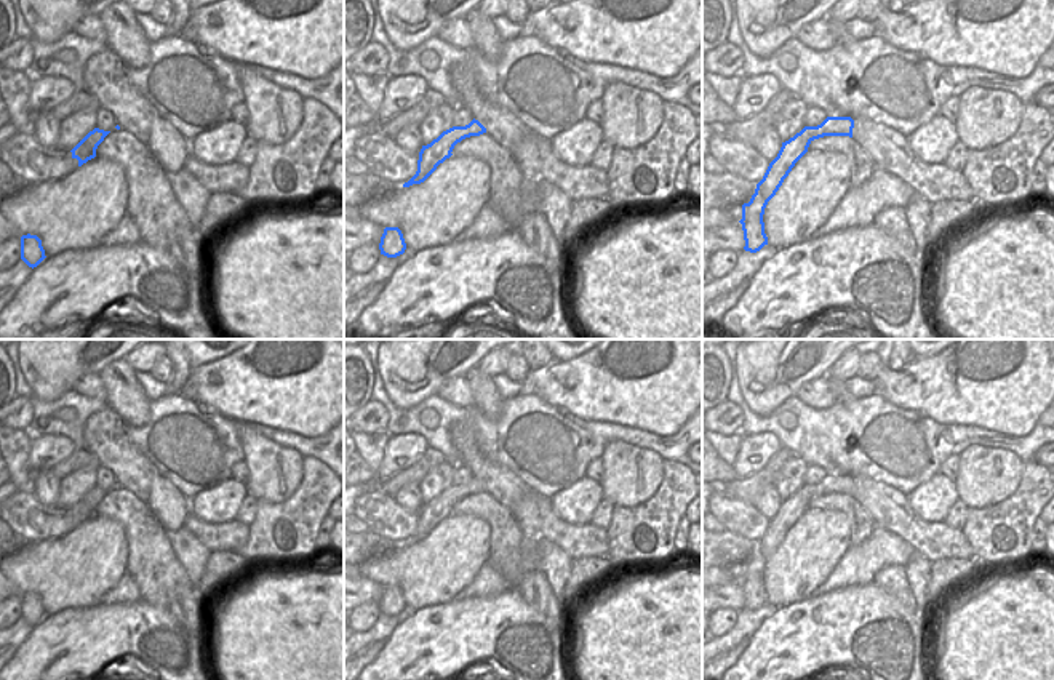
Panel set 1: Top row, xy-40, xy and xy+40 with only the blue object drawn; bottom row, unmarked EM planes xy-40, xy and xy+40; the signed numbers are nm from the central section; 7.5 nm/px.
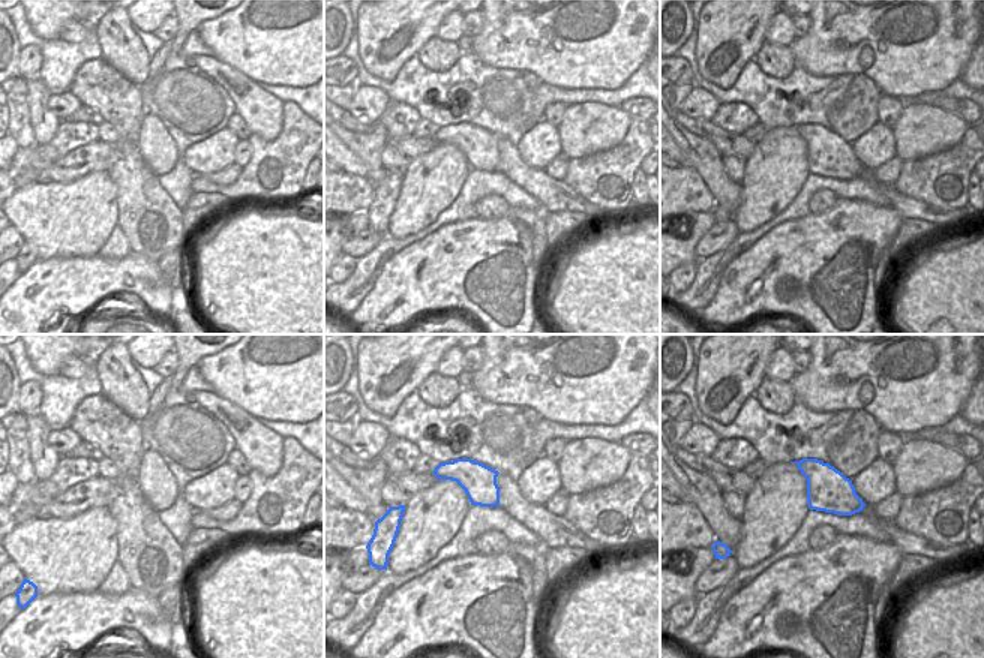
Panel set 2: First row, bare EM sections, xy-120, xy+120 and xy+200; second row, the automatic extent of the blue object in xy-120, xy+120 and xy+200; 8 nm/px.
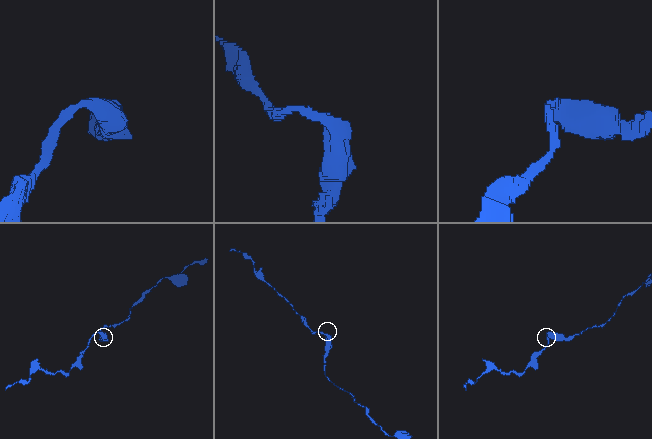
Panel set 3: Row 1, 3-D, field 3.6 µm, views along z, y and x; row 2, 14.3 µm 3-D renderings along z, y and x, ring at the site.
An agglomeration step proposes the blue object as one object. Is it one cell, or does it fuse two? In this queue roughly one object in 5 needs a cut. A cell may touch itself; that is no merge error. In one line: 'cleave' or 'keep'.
keep

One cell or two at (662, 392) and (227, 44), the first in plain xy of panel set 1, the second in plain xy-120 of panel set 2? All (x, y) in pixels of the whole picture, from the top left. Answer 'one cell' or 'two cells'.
one cell

